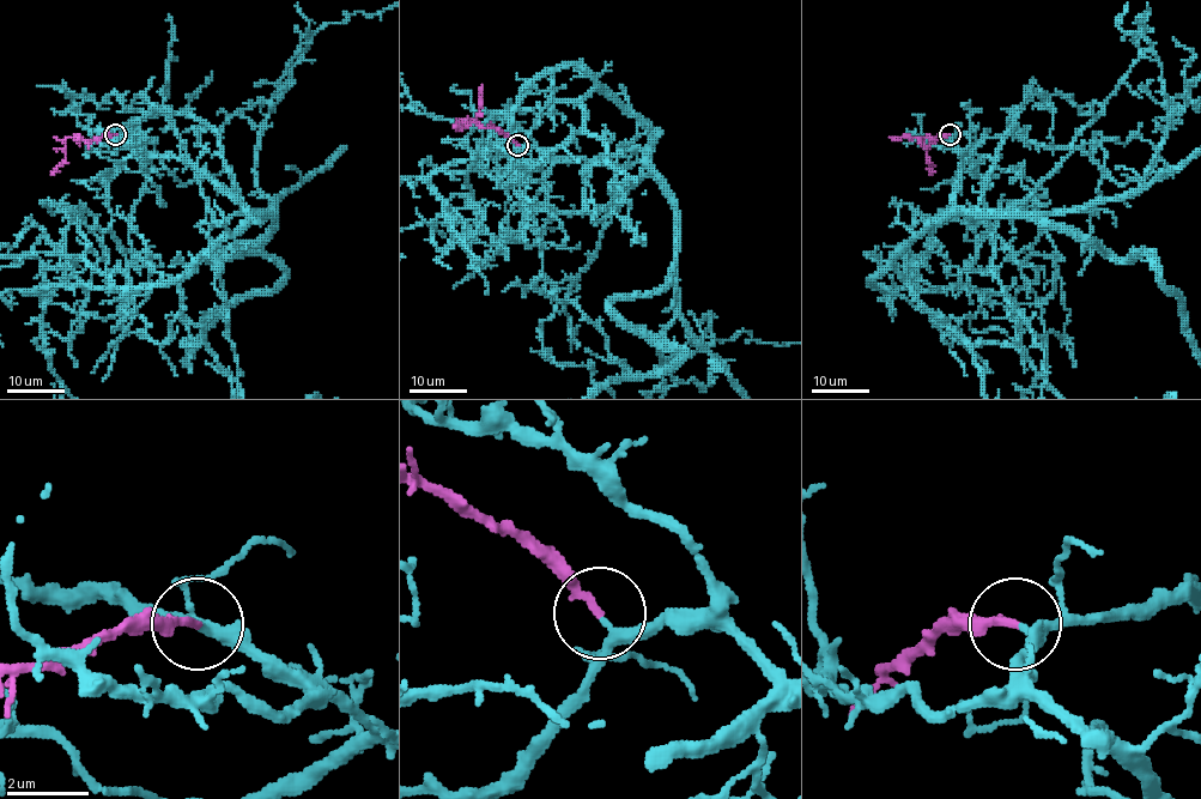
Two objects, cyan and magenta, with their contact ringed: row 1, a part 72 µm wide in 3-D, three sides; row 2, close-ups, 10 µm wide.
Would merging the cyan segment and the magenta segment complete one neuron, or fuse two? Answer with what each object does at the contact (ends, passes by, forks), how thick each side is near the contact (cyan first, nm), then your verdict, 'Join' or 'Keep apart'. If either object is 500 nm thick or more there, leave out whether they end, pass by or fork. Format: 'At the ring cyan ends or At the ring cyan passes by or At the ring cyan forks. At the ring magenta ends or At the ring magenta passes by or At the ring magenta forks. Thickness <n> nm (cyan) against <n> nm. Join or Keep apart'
At the ring cyan passes by. At the ring magenta ends. Thickness 240 nm (cyan) against 200 nm. Join

